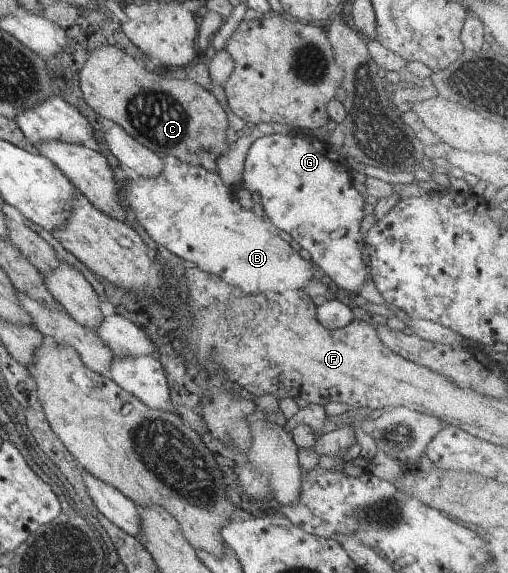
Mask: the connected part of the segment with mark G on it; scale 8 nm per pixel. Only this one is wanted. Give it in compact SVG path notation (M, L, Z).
M287 131L256 139L248 148L242 187L260 195L265 218L276 231L286 231L297 248L310 253L311 263L325 280L332 280L344 292L358 294L368 273L362 256L364 247L360 223L364 218L364 196L354 187L353 171L344 157L318 138Z

